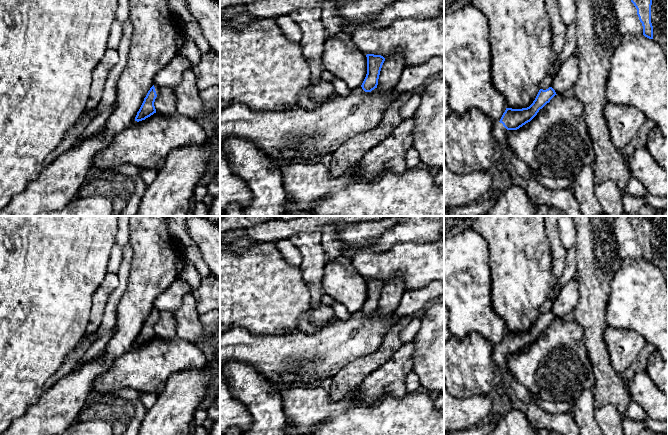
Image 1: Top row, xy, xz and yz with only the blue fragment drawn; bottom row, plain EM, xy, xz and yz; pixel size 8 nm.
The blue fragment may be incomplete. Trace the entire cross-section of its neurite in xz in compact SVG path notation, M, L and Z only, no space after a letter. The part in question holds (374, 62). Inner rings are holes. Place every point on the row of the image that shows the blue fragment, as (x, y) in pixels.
M367 54L367 74L361 85L365 92L371 92L378 85L378 79L385 58L381 55Z

